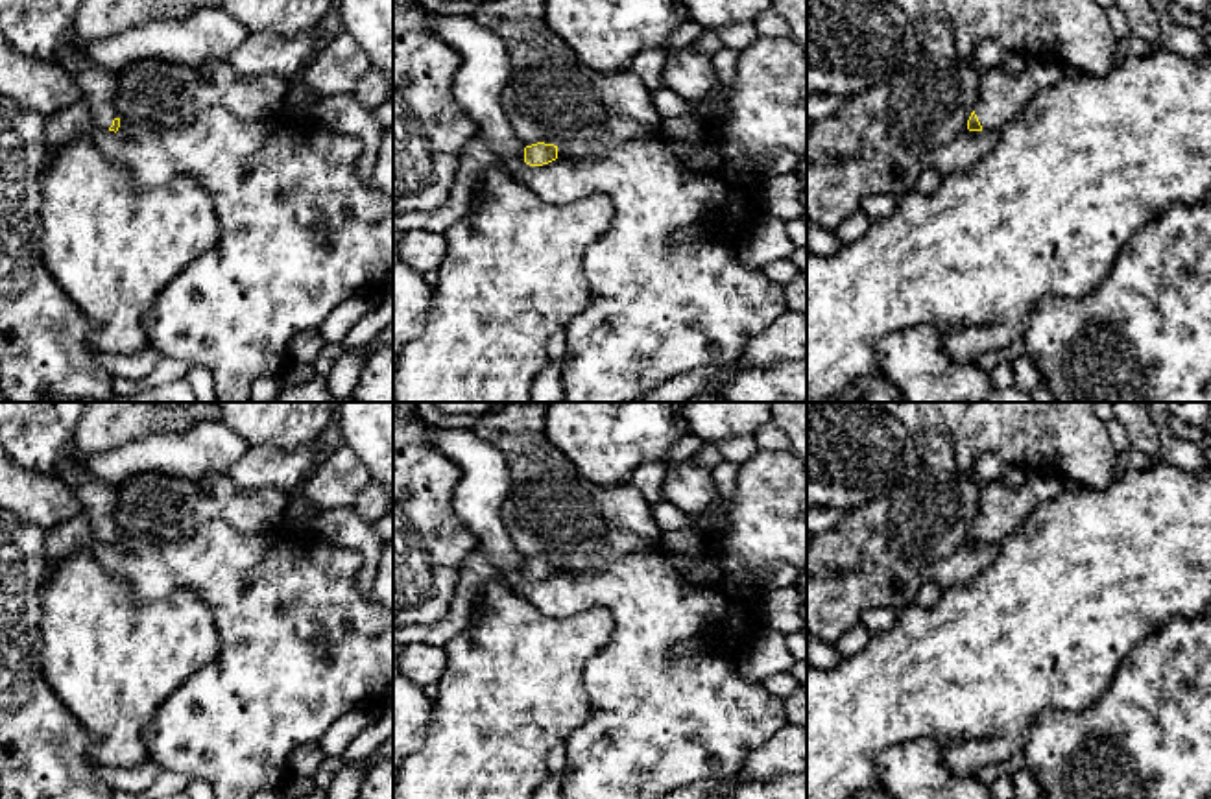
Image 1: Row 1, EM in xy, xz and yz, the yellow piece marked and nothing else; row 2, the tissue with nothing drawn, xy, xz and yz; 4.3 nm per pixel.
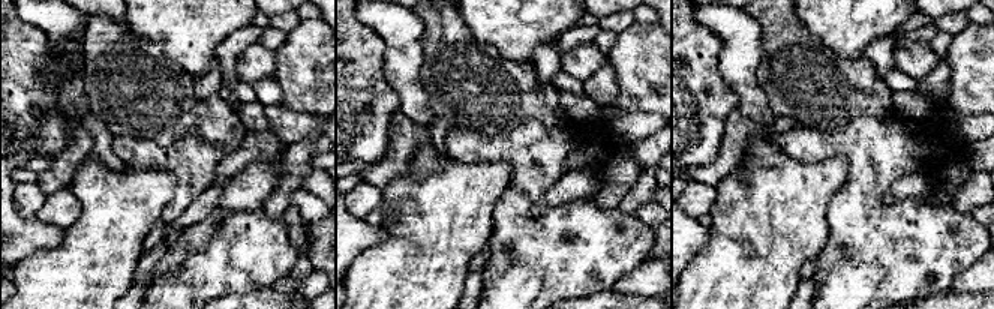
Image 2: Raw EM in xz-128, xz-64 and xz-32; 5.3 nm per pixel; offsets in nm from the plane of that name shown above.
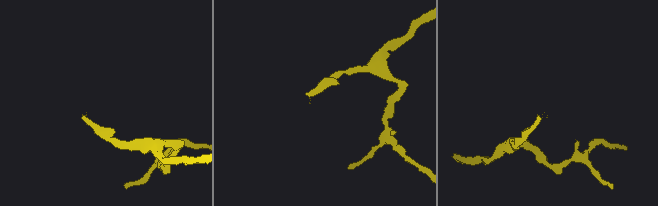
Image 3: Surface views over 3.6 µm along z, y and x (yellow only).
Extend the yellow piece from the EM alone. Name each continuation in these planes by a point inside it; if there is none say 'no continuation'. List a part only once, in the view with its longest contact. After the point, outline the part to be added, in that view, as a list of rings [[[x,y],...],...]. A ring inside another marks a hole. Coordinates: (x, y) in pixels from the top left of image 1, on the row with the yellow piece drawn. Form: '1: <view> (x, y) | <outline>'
1: yz (1001, 96) | [[[1030,57],[1017,76],[1002,66],[980,70],[975,114],[982,129],[1001,129],[1041,90],[1063,78],[1063,66]]]

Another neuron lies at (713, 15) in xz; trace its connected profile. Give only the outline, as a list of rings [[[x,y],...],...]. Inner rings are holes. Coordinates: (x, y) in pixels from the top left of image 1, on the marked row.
[[[683,0],[689,20],[701,24],[705,30],[755,22],[772,7],[772,0]]]

